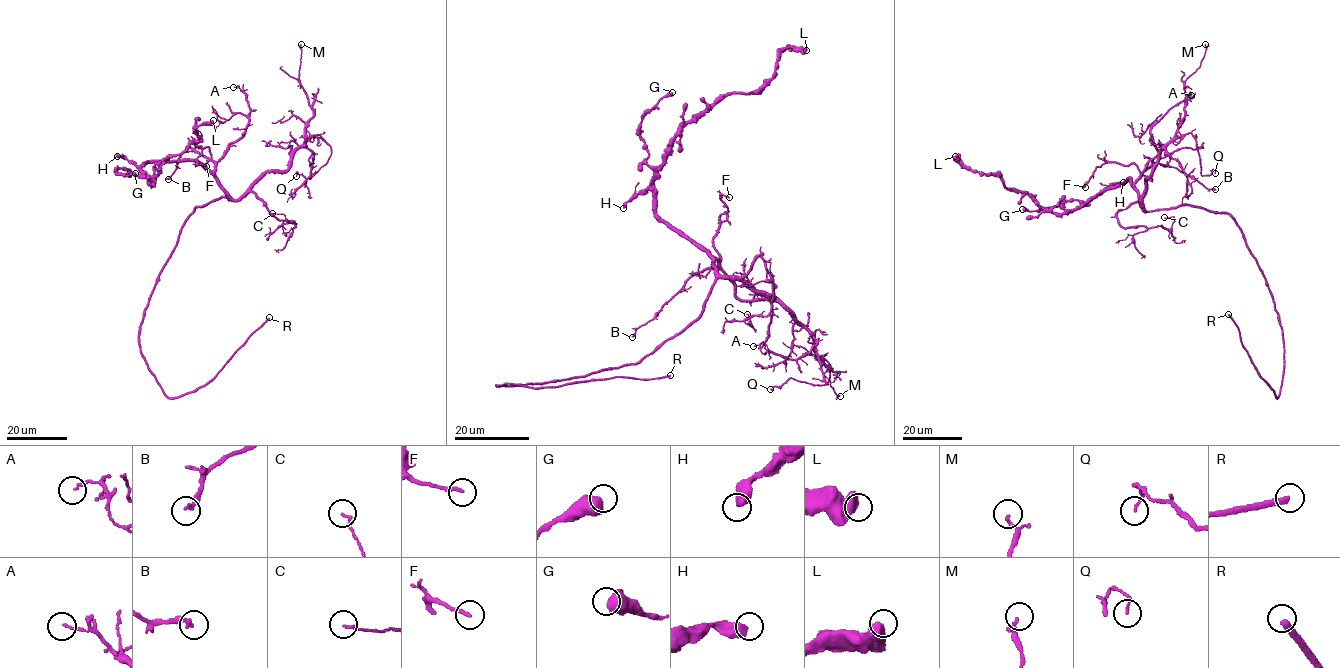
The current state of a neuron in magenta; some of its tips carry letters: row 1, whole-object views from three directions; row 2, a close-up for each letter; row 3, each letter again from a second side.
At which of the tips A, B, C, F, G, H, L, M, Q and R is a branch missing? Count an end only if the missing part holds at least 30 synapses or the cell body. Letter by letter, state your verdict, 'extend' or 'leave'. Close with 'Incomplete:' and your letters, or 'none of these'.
A: leave
B: leave
C: leave
F: leave
G: leave
H: leave
L: leave
M: leave
Q: leave
R: extend
Incomplete: R

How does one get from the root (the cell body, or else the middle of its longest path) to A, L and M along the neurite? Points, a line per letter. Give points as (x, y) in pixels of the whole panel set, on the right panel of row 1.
A: (1206, 209), (1182, 205), (1147, 211), (1135, 187), (1135, 181), (1158, 154), (1150, 128), (1166, 111), (1191, 95)
L: (1206, 209), (1147, 211), (1129, 179), (1077, 209), (1051, 213), (998, 176), (967, 170), (955, 156)
M: (1206, 209), (1182, 205), (1146, 210), (1141, 201), (1145, 180), (1184, 116), (1185, 82), (1200, 66), (1205, 44)

